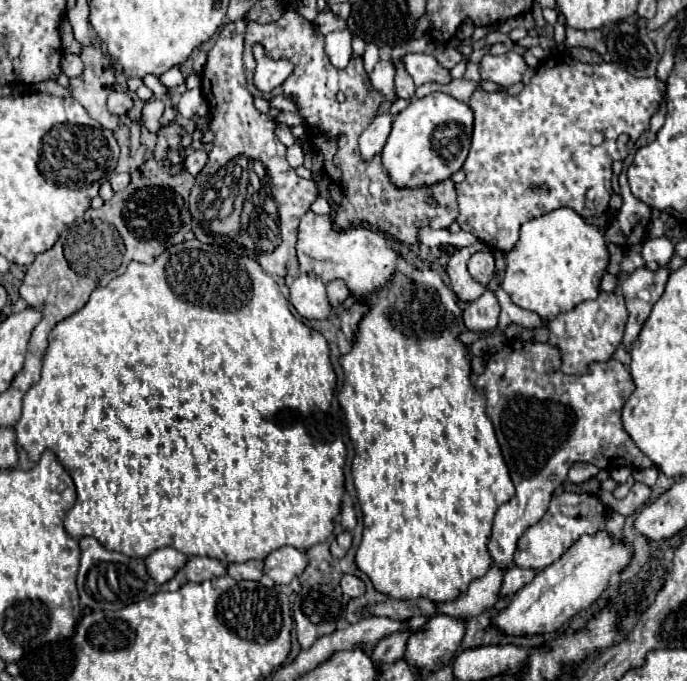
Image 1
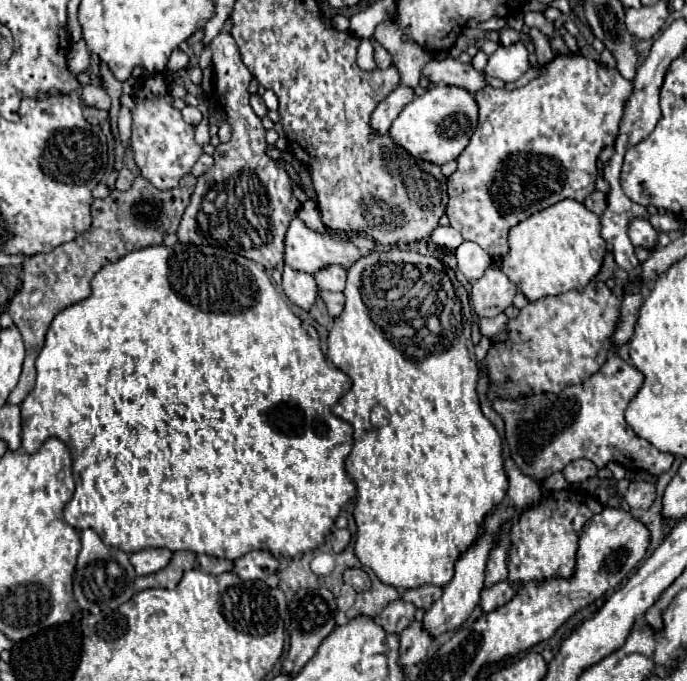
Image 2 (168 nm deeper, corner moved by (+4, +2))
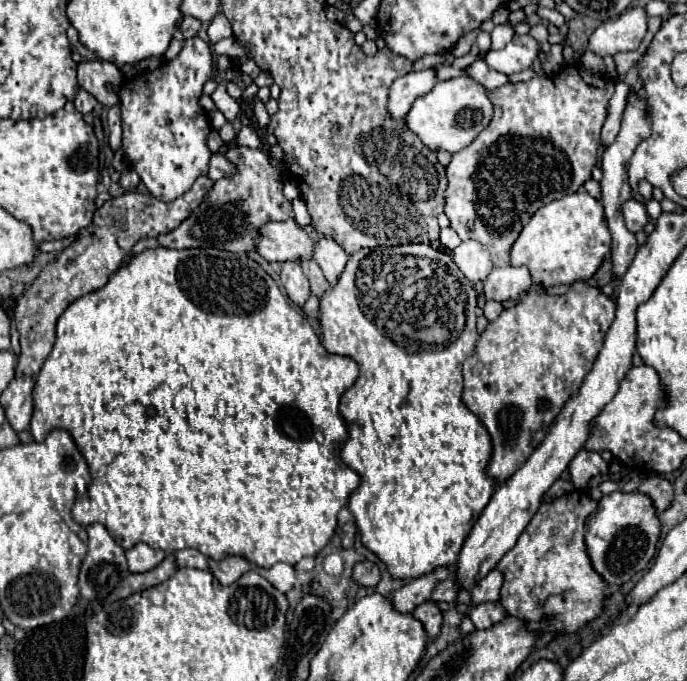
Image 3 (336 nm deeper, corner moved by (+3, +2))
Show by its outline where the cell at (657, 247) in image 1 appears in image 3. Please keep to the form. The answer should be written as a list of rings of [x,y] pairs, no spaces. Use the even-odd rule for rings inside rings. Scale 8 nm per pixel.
[[[628,199],[624,205],[622,205],[622,215],[624,215],[624,221],[626,221],[626,227],[632,231],[632,233],[638,233],[646,223],[648,223],[648,213],[644,209],[644,205],[638,201],[638,199]]]

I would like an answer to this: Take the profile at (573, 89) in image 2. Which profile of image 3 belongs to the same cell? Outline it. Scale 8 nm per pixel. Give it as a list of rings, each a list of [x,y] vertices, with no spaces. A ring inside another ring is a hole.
[[[568,65],[564,67],[558,75],[550,75],[550,77],[532,77],[530,81],[524,81],[524,83],[508,83],[508,85],[502,85],[494,91],[488,91],[488,97],[492,101],[492,105],[496,107],[496,137],[492,135],[486,135],[486,139],[476,137],[468,147],[464,147],[462,151],[454,153],[452,155],[452,161],[448,163],[446,171],[448,171],[448,189],[444,193],[446,197],[446,209],[444,213],[448,215],[450,219],[450,227],[460,235],[462,241],[466,239],[476,239],[480,241],[482,245],[488,247],[490,255],[492,255],[492,263],[496,267],[504,267],[510,263],[510,247],[514,245],[514,241],[518,239],[522,227],[530,221],[530,217],[546,203],[554,201],[554,199],[560,199],[568,193],[574,193],[578,191],[580,185],[584,185],[584,181],[588,181],[592,177],[592,167],[596,165],[596,149],[600,145],[600,129],[602,129],[602,123],[606,119],[606,107],[608,107],[608,101],[614,93],[614,81],[610,79],[604,79],[604,77],[594,77],[594,75],[588,75],[582,67],[578,65]]]

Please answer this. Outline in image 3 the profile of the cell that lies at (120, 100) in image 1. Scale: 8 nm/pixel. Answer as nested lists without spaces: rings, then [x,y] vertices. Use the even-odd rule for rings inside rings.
[[[80,89],[78,95],[74,97],[74,105],[78,105],[76,109],[78,109],[80,113],[90,113],[90,111],[94,109],[94,105],[96,105],[96,99],[94,99],[88,91]]]

